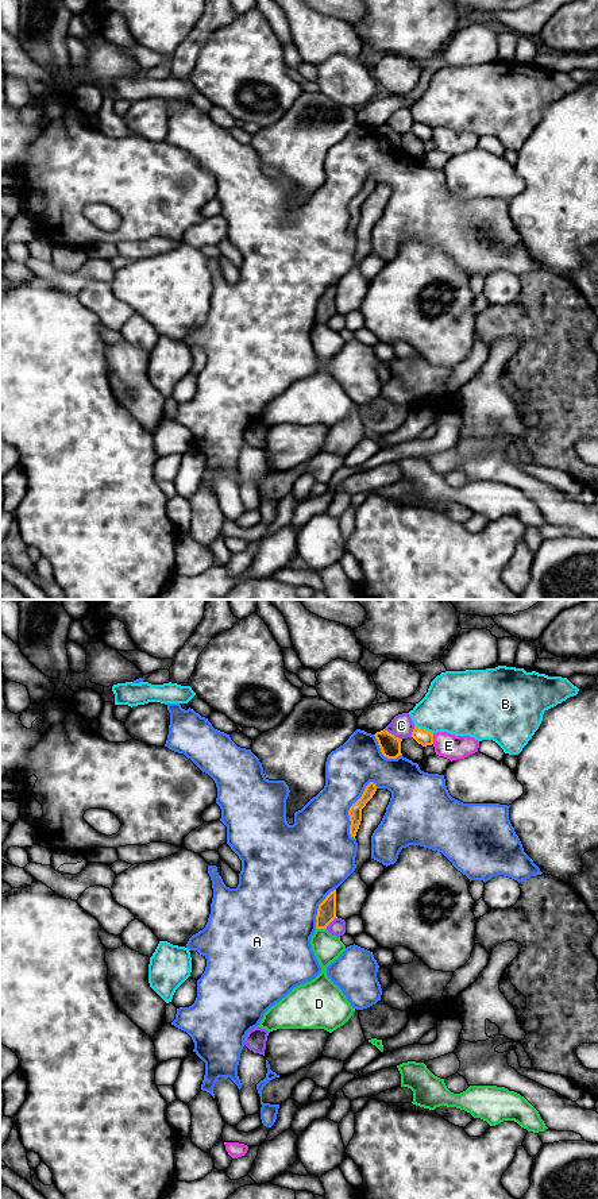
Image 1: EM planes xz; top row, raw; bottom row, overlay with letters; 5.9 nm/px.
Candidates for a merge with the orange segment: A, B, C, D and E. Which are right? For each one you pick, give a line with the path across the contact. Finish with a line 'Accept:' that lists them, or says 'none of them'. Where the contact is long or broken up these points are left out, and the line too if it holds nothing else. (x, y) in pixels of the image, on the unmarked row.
Accept: none of them

